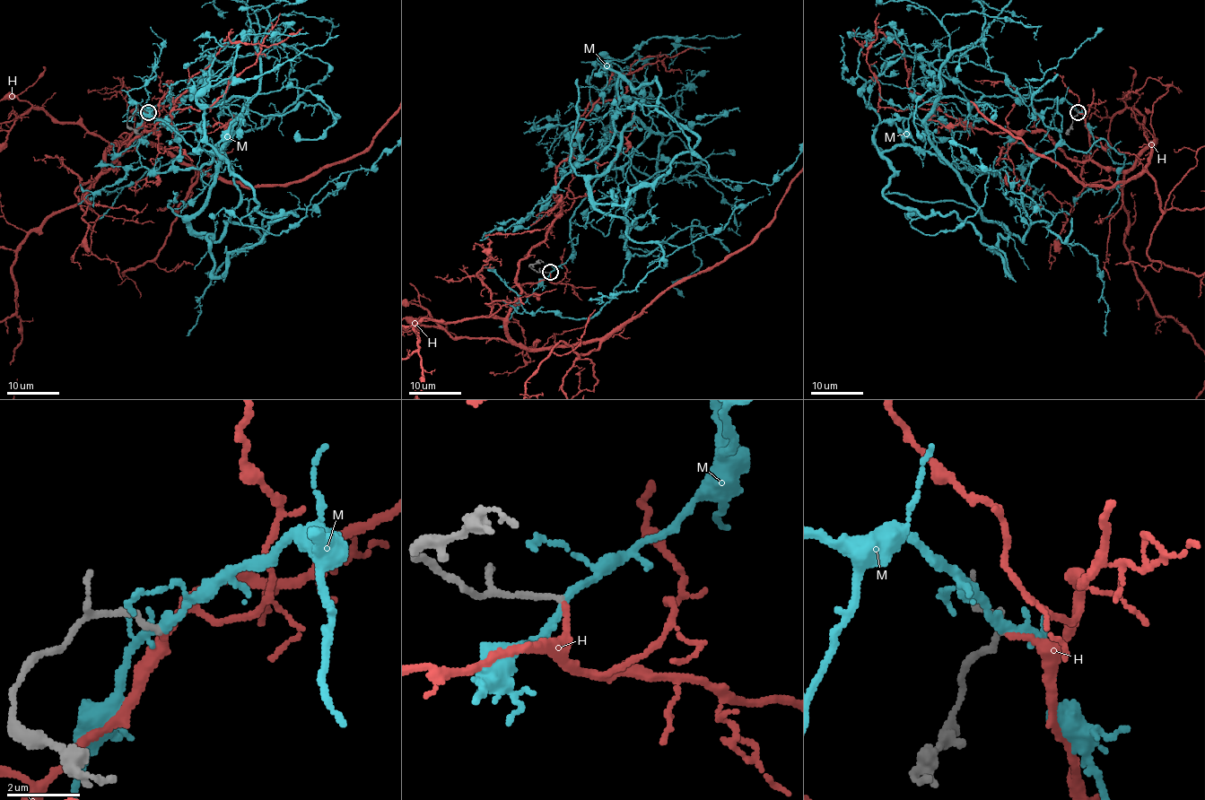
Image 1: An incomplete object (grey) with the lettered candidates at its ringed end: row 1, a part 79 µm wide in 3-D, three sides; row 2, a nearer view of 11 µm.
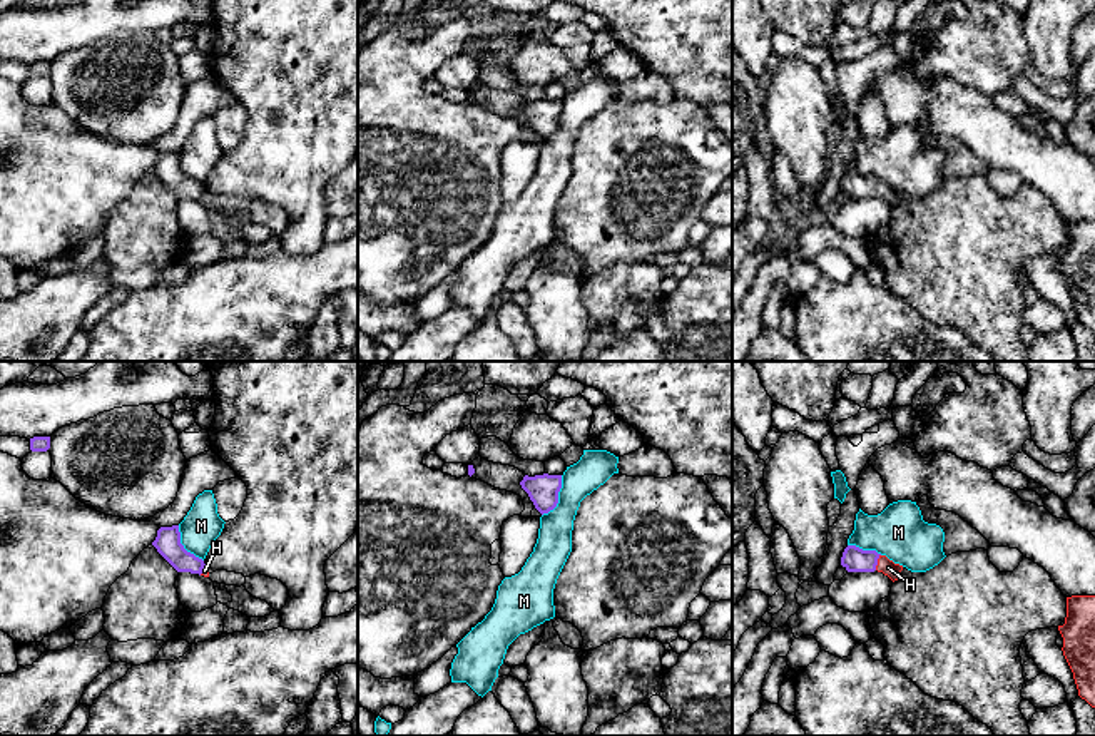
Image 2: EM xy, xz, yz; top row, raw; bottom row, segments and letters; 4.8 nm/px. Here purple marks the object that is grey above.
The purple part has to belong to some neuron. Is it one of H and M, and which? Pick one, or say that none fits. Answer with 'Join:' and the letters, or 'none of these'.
Join: H

